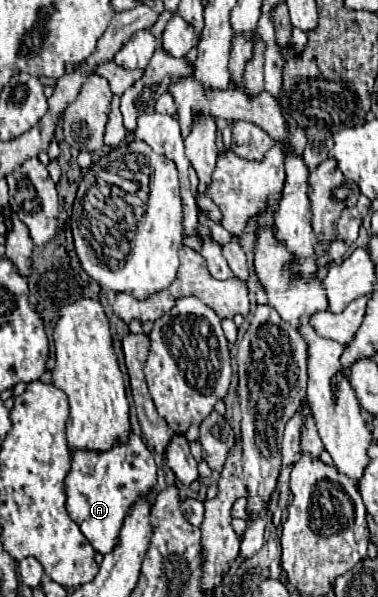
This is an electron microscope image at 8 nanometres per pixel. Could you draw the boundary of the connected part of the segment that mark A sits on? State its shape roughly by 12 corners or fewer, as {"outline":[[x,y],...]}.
{"outline":[[140,436],[74,452],[66,508],[108,554],[128,508],[156,482]]}

